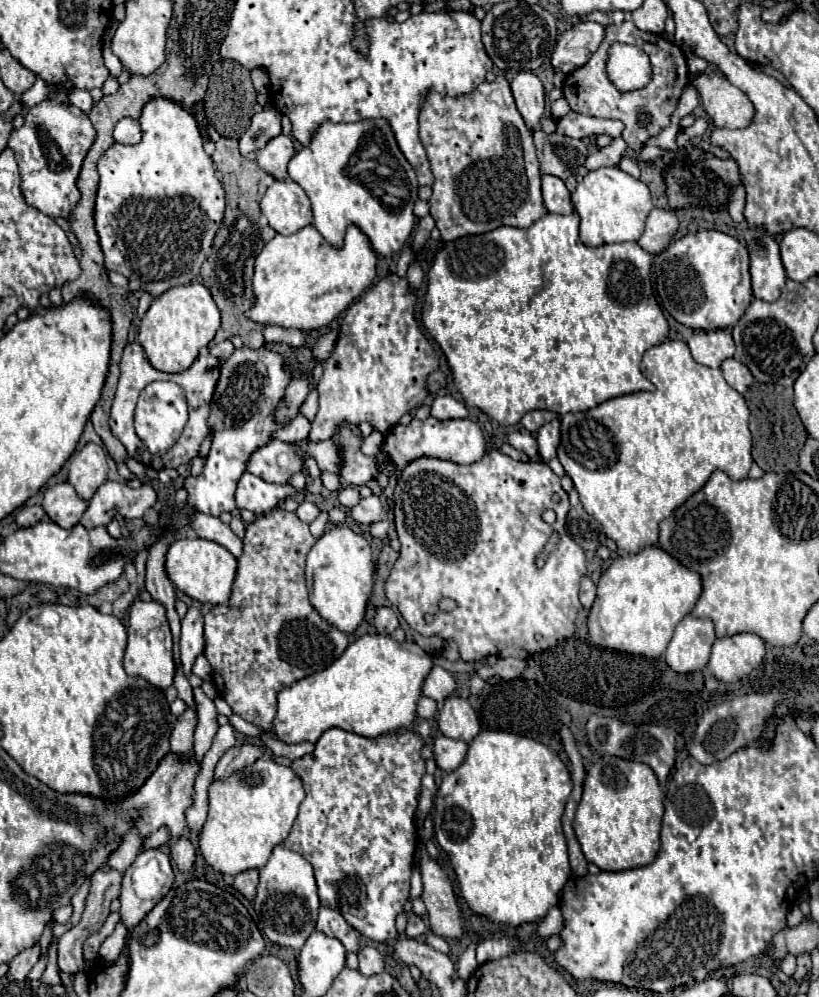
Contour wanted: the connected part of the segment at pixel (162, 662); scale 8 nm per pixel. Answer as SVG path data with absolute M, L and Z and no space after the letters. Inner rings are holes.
M136 599L130 607L128 619L128 645L124 651L124 671L128 675L140 675L148 683L158 689L168 689L176 677L176 661L174 661L174 639L170 633L170 625L166 619L166 609L158 601L142 601Z

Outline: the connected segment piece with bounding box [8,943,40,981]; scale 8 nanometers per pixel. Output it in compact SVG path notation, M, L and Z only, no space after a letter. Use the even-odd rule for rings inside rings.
M34 943L32 947L28 947L22 953L18 953L10 961L10 971L8 971L10 981L24 981L26 975L30 973L30 969L36 965L38 957L40 957L40 943Z

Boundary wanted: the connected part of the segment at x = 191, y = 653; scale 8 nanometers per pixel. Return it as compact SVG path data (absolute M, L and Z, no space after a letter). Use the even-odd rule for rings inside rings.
M188 607L186 617L182 619L182 635L180 635L180 661L182 671L190 677L194 659L204 651L204 619L198 607Z

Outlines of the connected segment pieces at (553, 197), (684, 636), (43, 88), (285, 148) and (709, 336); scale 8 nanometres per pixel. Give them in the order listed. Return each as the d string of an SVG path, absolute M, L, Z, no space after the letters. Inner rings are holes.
M542 175L542 197L544 197L544 207L548 213L570 215L574 211L570 193L568 193L564 181L558 177Z
M686 615L676 627L672 641L664 653L664 659L676 673L702 671L708 665L714 641L716 633L714 623L710 619Z
M36 81L28 91L24 91L22 95L20 95L20 103L22 103L22 107L24 109L30 109L30 107L34 107L34 105L38 105L42 99L46 99L48 95L50 95L50 91L54 91L56 87L48 87L48 85L44 85L44 81Z
M278 135L266 143L266 147L256 151L258 165L274 175L274 179L286 179L286 165L294 155L294 141L288 135Z
M718 329L718 331L694 331L688 339L688 347L696 363L706 365L710 369L718 369L724 359L734 355L734 341L732 335Z

